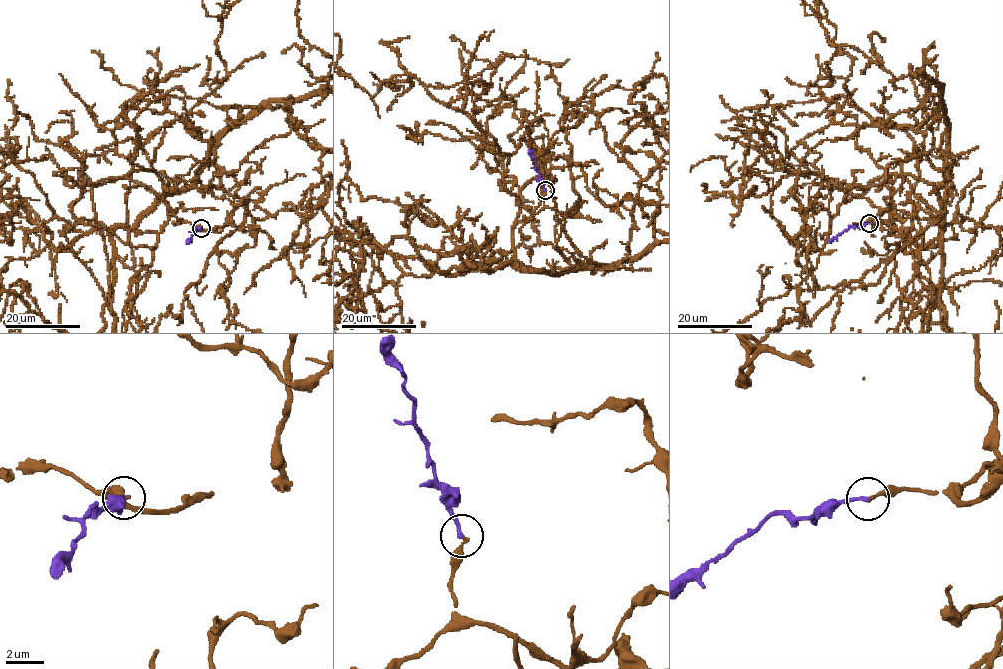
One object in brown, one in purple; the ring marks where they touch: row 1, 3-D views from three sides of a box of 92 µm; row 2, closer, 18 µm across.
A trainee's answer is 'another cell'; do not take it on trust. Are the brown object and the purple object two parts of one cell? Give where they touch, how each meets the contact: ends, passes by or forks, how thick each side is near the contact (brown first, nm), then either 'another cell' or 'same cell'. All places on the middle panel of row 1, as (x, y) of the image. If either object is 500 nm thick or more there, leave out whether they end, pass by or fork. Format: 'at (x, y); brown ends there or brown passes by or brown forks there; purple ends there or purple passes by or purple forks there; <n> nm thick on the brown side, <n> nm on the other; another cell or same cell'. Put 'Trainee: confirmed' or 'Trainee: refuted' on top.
Trainee: refuted
at (545, 190); brown ends there; purple ends there; 200 nm thick on the brown side, 200 nm on the other; same cell

